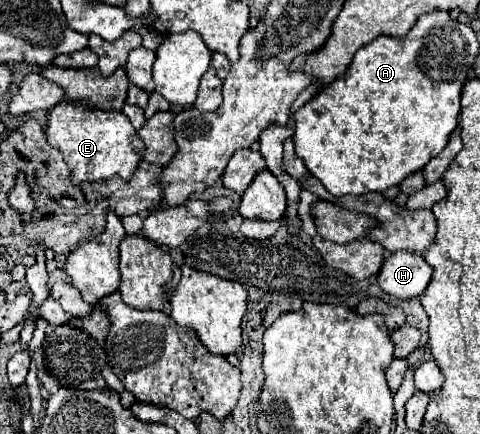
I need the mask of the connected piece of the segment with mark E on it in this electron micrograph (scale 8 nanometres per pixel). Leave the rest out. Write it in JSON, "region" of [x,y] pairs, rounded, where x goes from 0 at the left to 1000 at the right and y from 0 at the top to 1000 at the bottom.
{"region":[[[133,230],[104,253],[96,309],[104,332],[129,350],[146,387],[146,419],[154,424],[221,415],[238,401],[271,415],[300,359],[300,332],[254,258],[179,253],[175,240],[150,230]]]}

